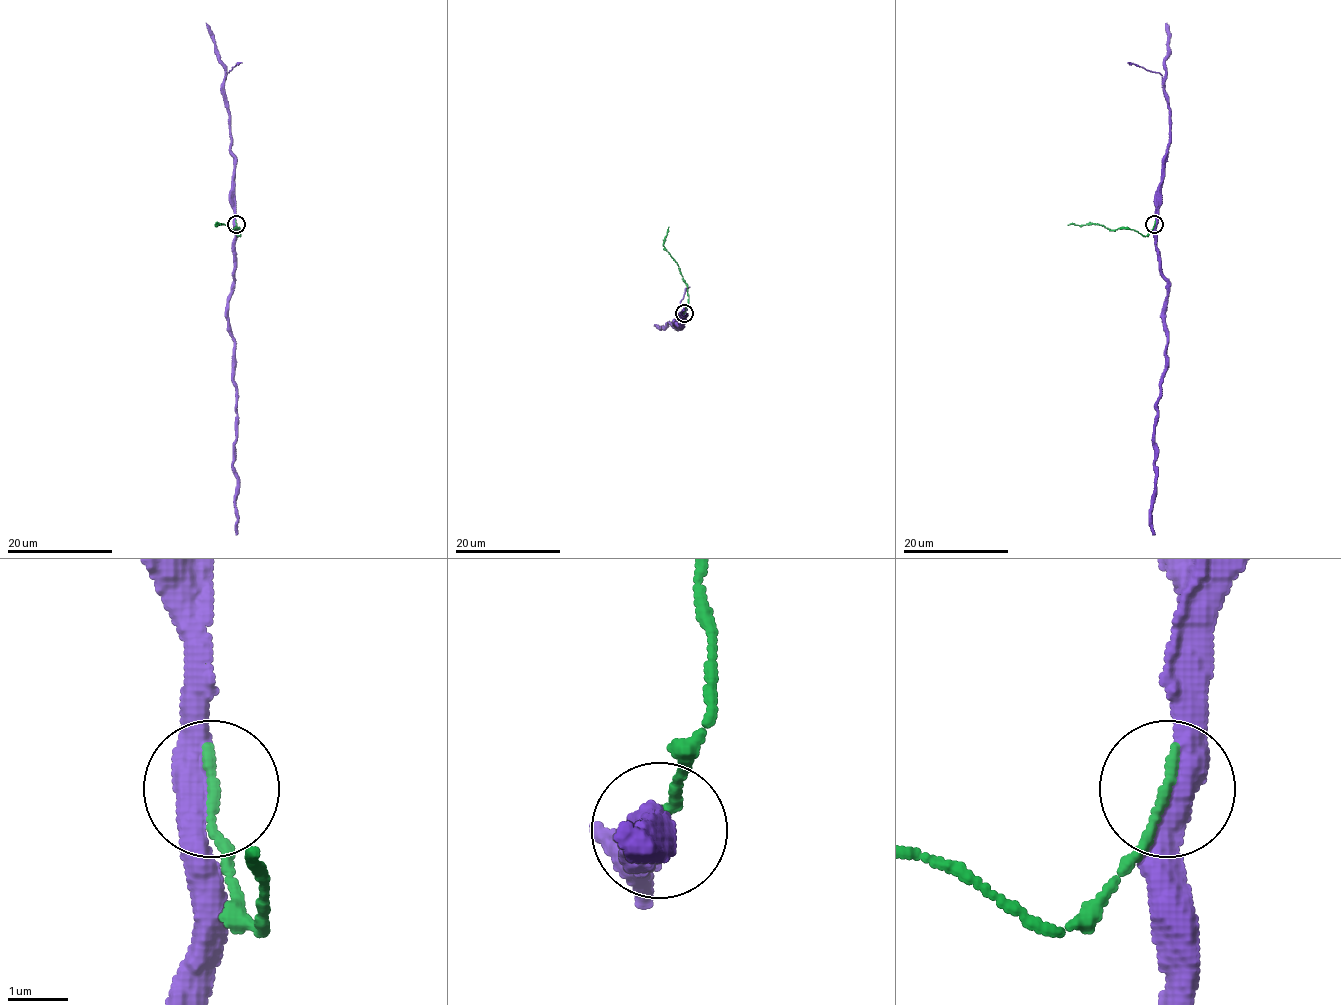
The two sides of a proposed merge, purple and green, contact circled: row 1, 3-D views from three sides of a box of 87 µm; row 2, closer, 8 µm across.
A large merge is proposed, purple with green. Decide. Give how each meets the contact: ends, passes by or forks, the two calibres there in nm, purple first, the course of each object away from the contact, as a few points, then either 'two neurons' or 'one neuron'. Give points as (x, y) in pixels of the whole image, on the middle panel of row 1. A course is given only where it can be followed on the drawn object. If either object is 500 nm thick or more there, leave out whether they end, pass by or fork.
purple passes by; green ends there; 480 nm thick on the purple side, 180 nm on the other; purple runs (684, 314), (683, 323), (680, 326), (676, 323), (679, 326), (684, 319), (681, 314), (684, 310), (685, 314); green runs (684, 314), (688, 305), (687, 283), (680, 268), (663, 245), (668, 227); one neuron

